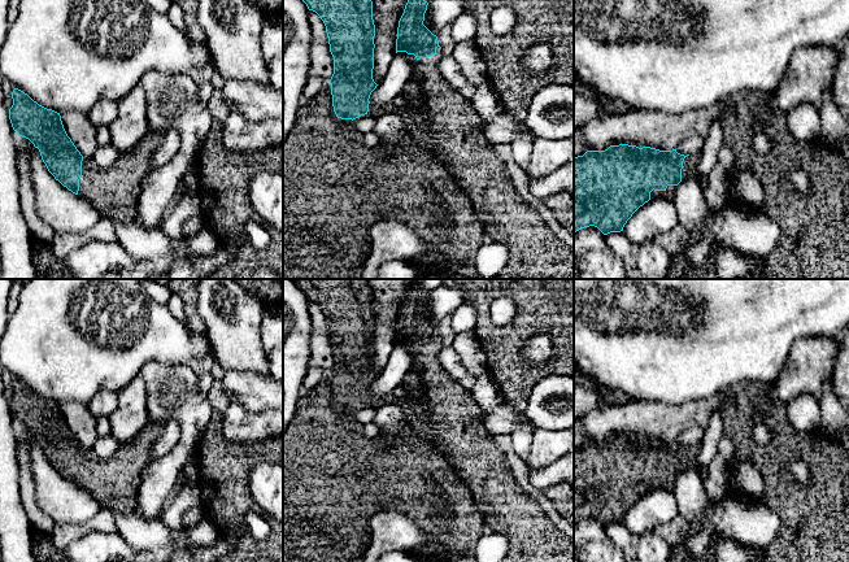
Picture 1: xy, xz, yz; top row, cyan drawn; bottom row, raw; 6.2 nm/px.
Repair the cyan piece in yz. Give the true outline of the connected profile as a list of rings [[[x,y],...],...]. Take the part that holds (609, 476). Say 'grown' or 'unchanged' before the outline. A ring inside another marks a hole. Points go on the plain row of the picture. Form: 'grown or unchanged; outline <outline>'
grown; outline [[[619,435],[605,441],[587,441],[583,446],[574,448],[574,523],[595,517],[604,526],[623,522],[632,505],[650,489],[663,487],[674,491],[676,478],[685,471],[700,453],[701,445],[684,446],[672,441],[659,441],[650,437]]]

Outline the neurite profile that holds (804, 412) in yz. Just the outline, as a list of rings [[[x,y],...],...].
[[[813,395],[794,397],[785,404],[785,411],[797,431],[813,432],[820,428],[820,406]]]

